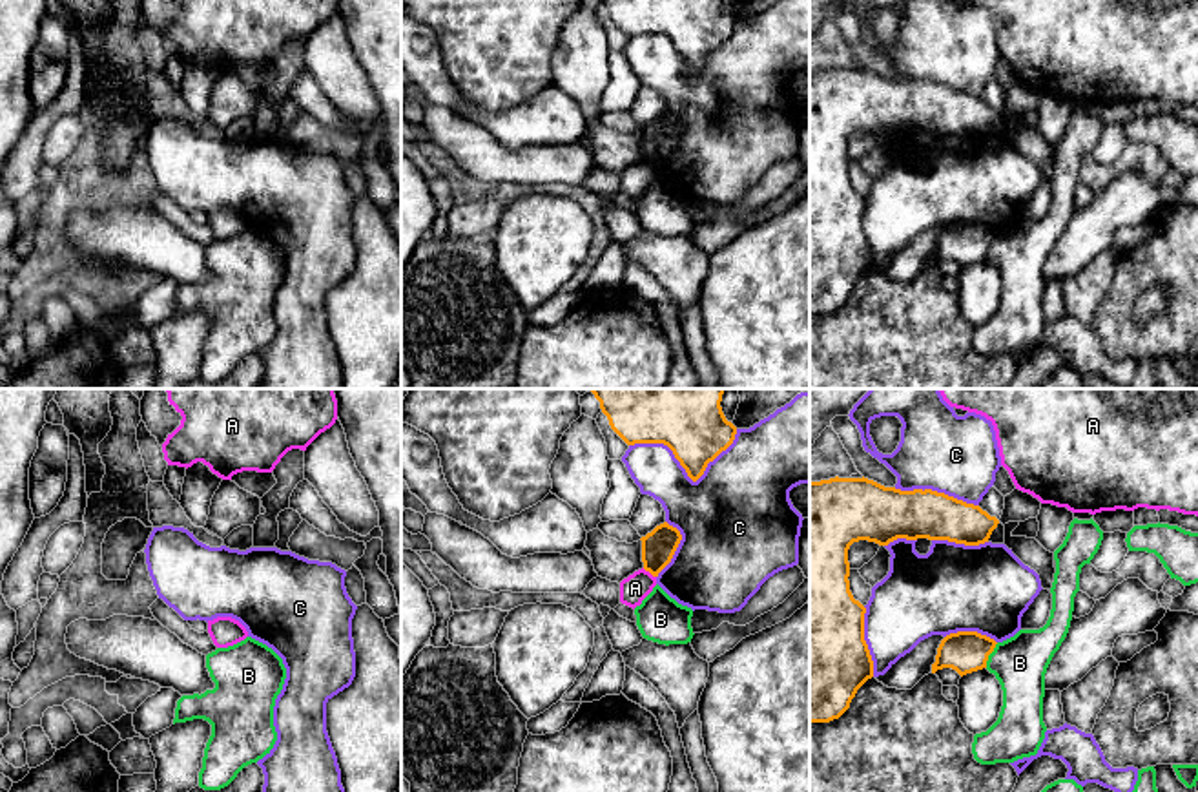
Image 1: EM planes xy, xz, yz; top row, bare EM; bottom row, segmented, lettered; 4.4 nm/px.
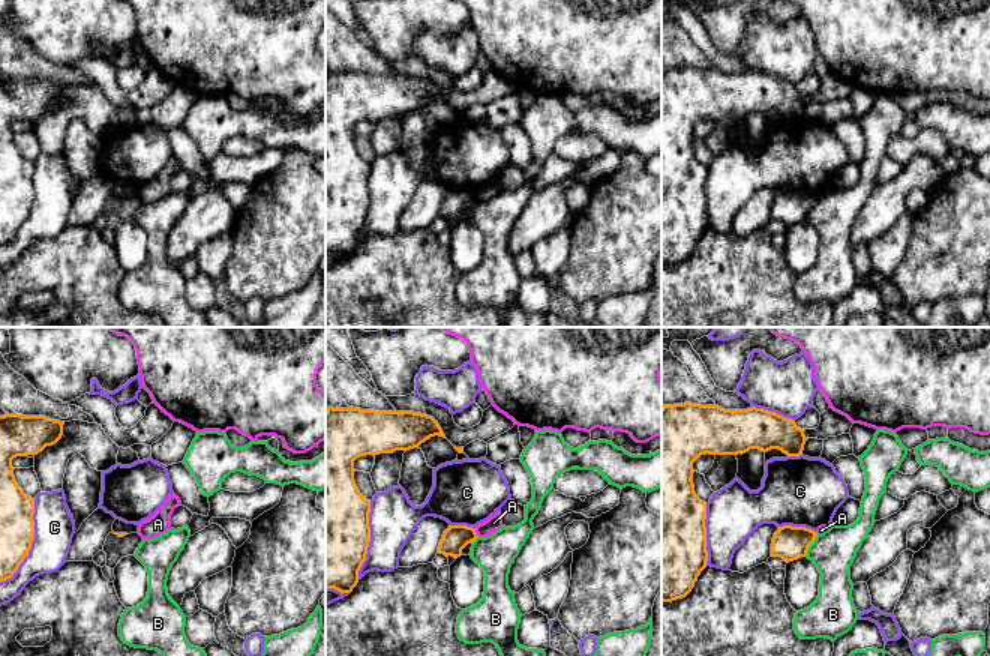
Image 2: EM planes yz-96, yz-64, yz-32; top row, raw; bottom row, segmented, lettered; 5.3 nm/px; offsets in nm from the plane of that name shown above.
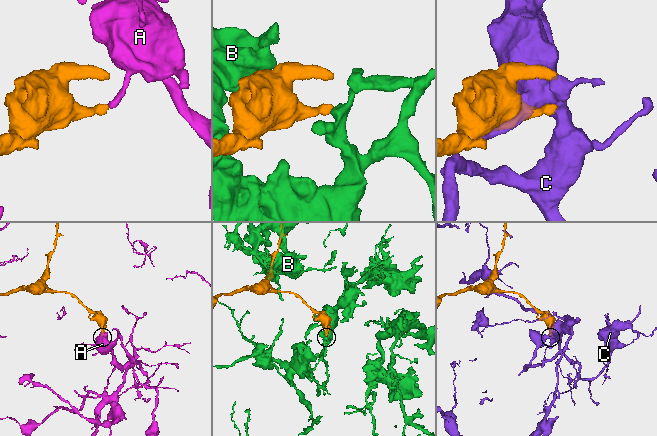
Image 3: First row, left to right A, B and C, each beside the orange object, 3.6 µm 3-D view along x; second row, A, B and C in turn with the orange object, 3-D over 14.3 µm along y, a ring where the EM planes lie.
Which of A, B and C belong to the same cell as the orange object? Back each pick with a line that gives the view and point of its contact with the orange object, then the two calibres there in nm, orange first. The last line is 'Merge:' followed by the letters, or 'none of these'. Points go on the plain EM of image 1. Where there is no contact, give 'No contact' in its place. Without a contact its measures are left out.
Merge: none of these

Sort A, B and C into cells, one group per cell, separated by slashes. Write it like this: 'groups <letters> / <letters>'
groups A / B / C

